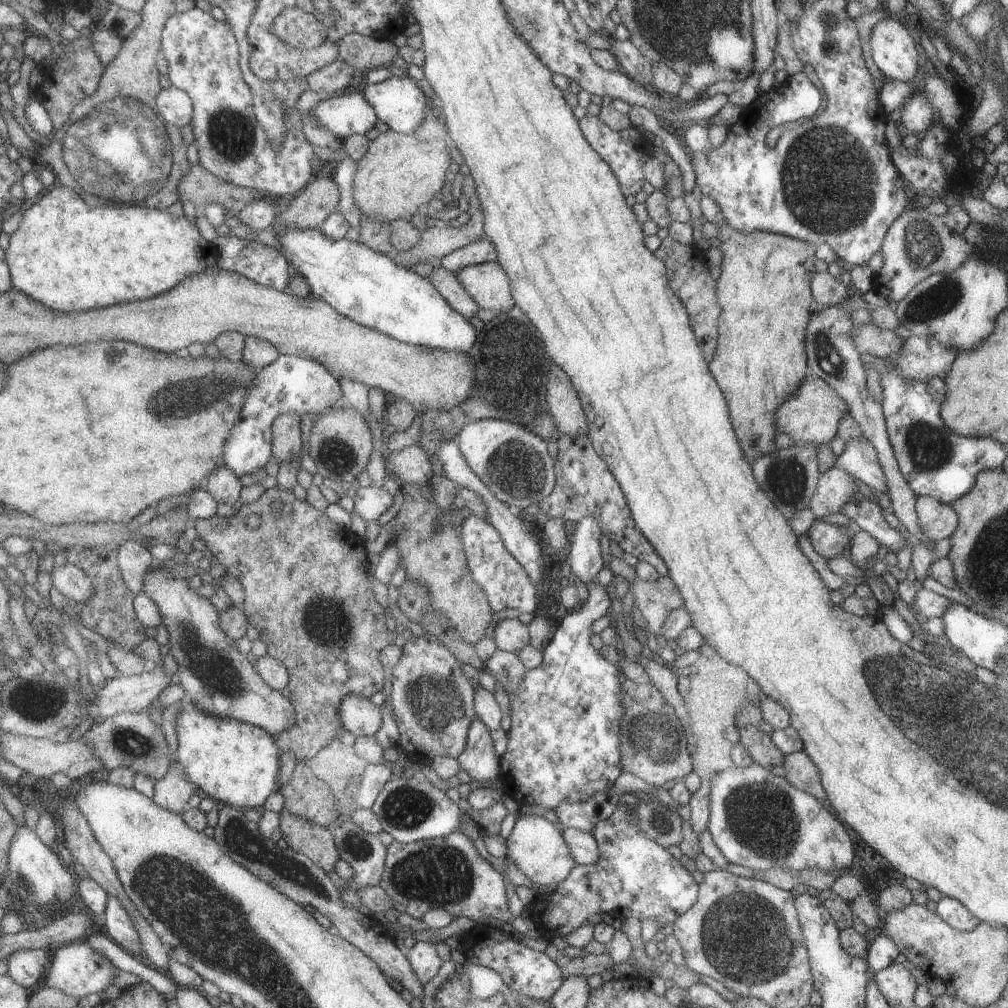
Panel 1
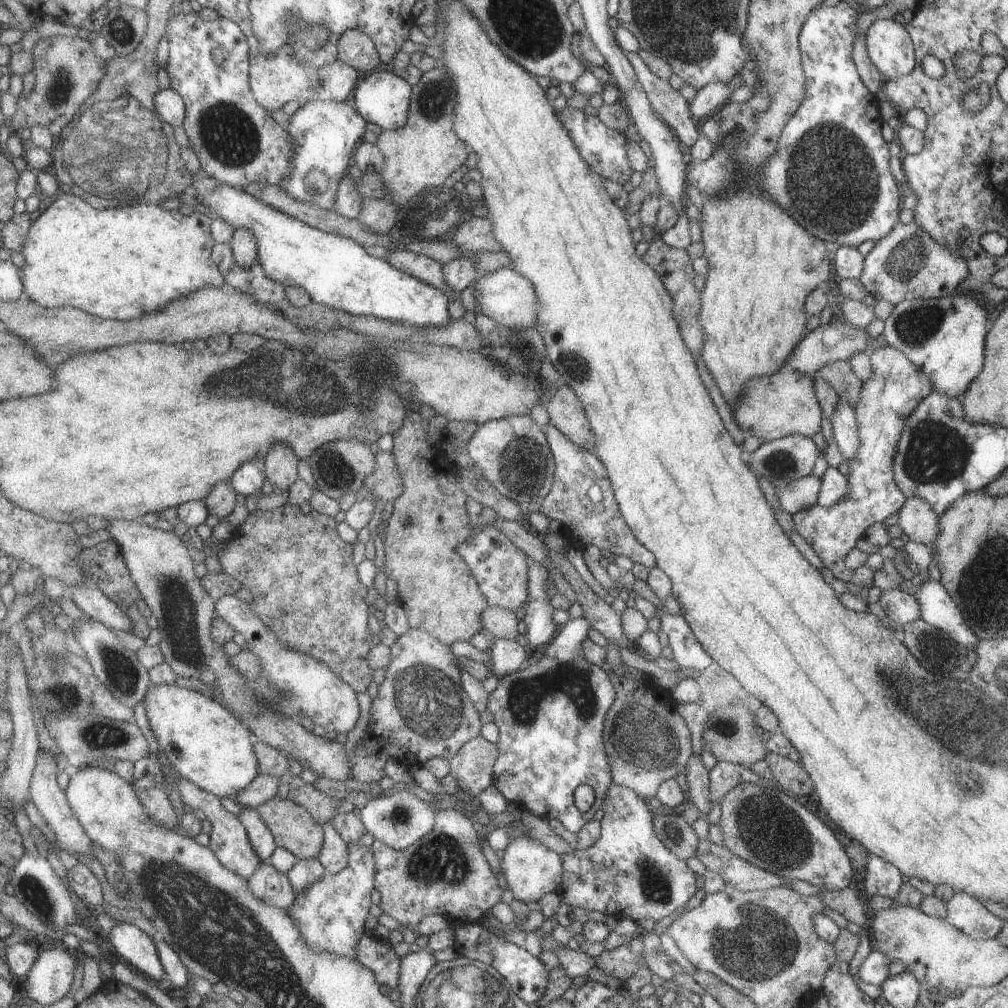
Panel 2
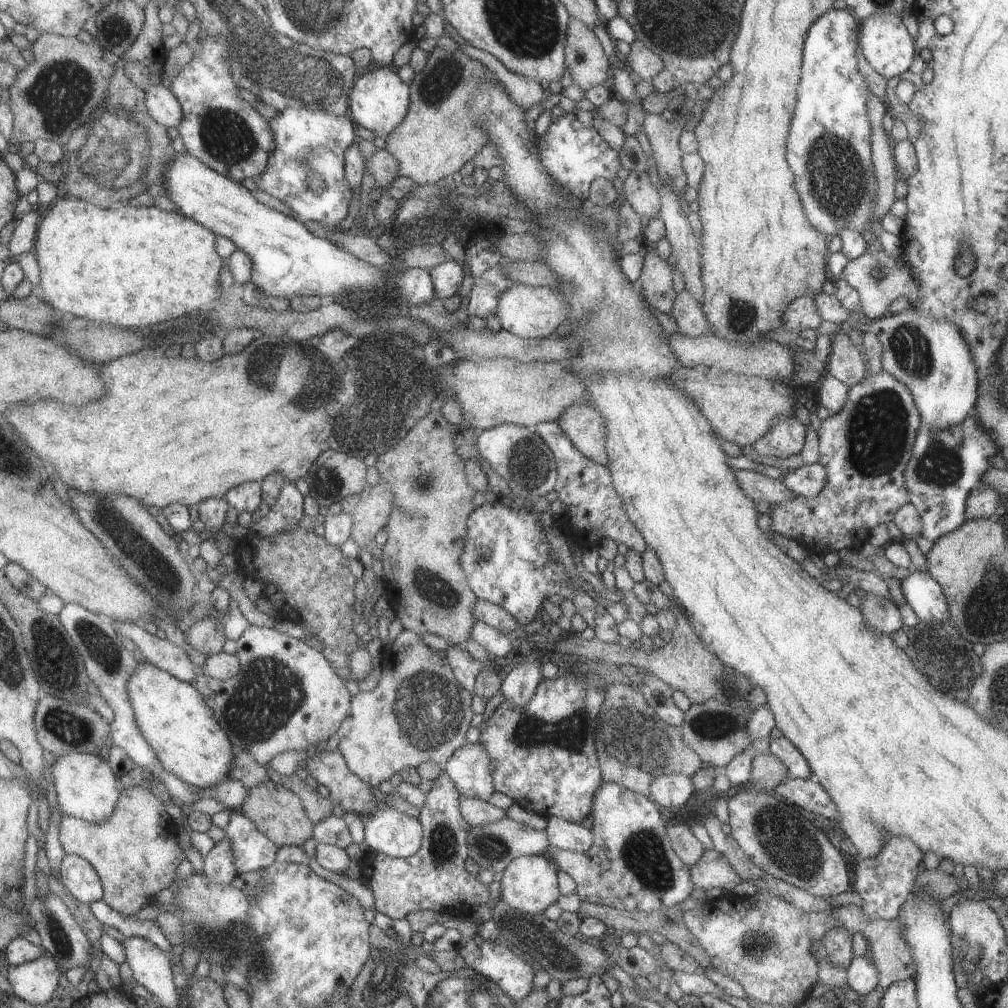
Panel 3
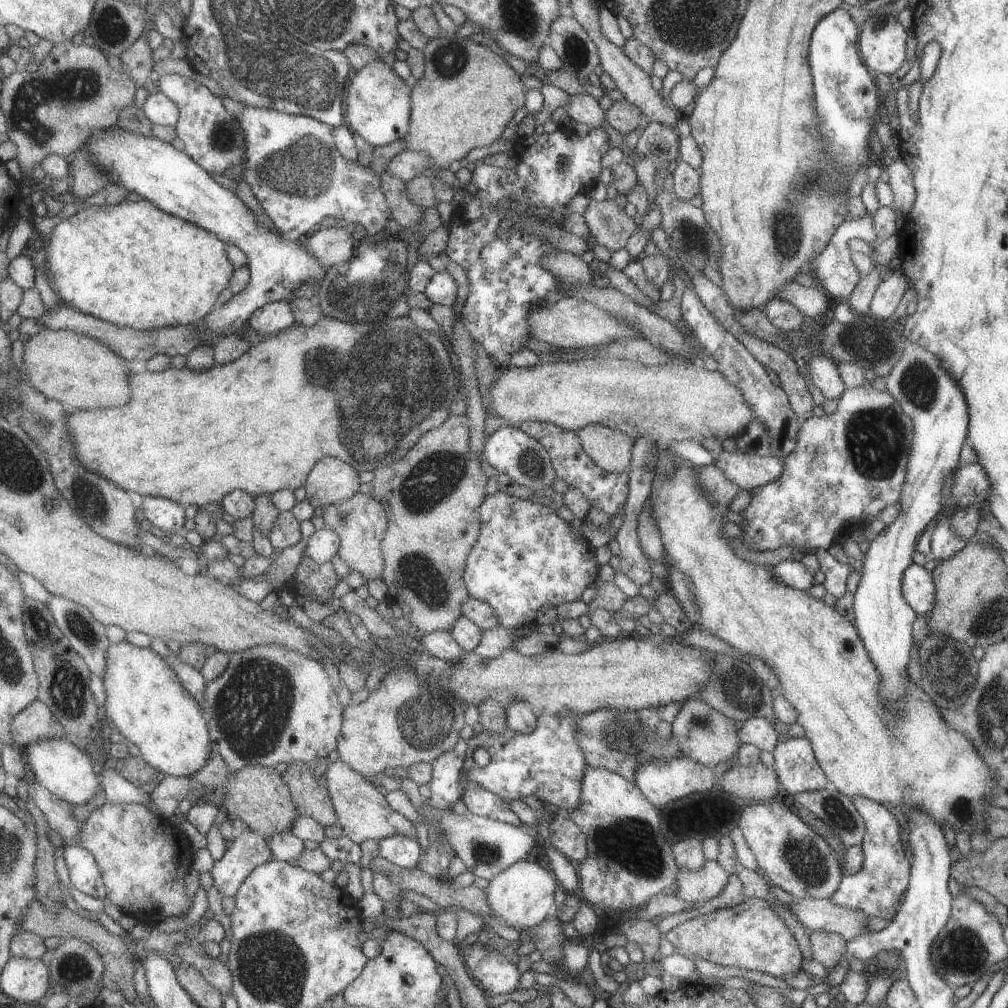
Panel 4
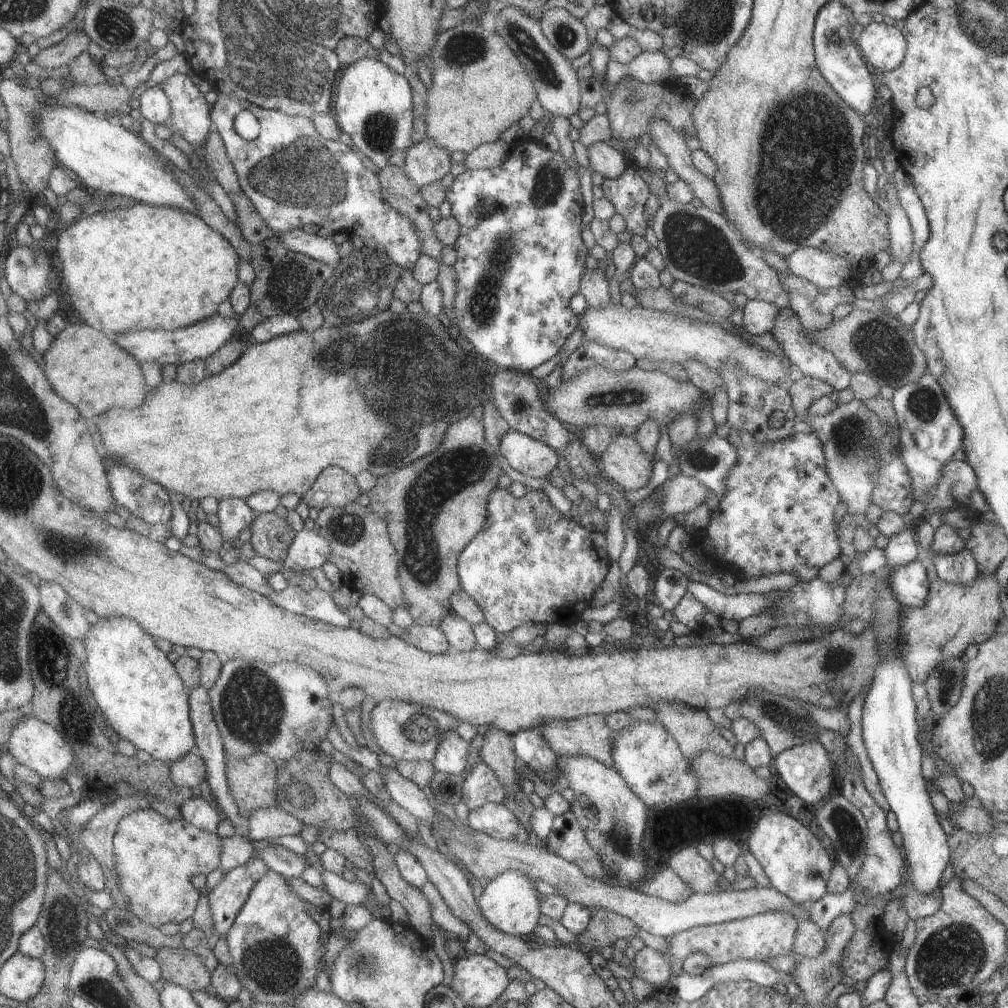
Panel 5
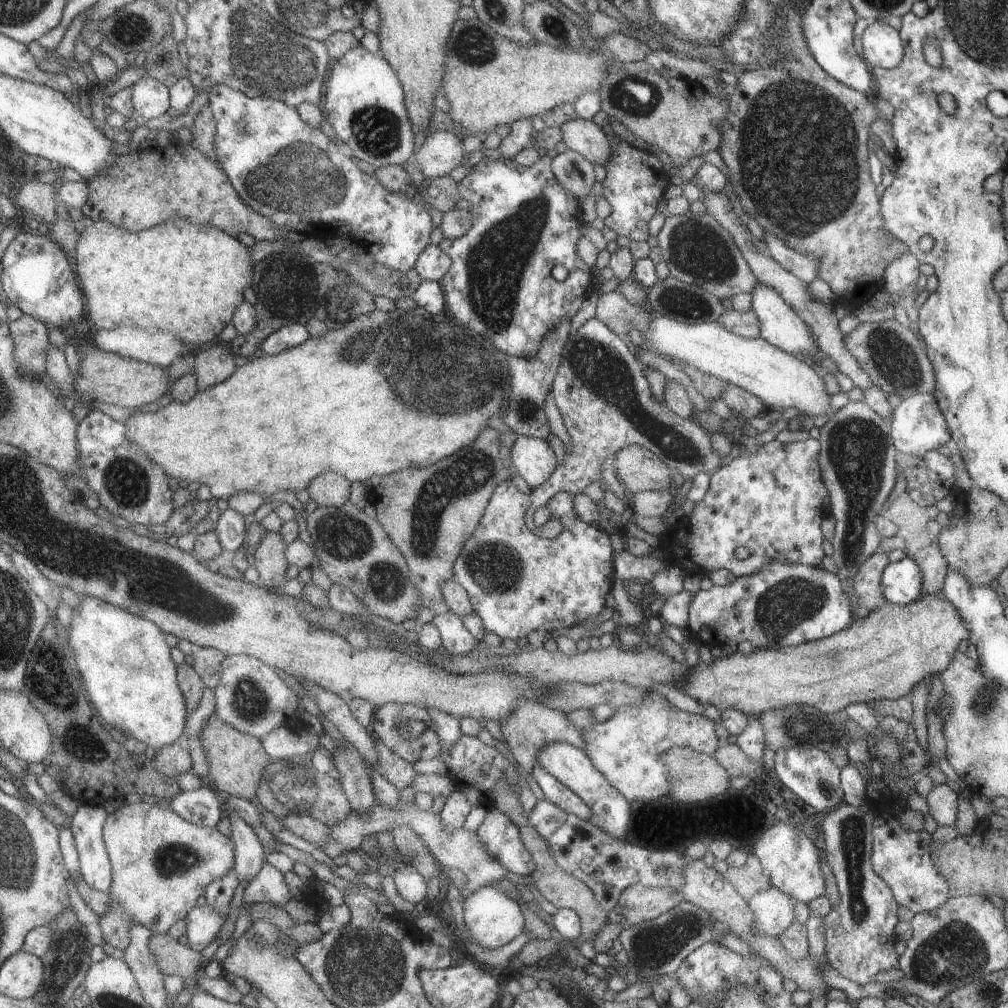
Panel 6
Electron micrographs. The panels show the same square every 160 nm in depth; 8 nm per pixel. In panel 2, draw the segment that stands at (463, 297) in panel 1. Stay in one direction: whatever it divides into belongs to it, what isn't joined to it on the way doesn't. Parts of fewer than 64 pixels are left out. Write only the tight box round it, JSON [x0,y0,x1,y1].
[386,250,459,300]

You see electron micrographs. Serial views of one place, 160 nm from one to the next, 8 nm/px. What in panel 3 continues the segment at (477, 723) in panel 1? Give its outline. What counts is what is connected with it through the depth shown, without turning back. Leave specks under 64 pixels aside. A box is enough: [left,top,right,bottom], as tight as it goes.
[443,743,494,801]

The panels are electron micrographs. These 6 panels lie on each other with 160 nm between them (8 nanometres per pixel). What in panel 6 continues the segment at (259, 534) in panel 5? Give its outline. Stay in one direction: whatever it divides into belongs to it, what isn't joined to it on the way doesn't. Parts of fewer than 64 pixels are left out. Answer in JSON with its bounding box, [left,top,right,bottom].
[254,531,286,589]

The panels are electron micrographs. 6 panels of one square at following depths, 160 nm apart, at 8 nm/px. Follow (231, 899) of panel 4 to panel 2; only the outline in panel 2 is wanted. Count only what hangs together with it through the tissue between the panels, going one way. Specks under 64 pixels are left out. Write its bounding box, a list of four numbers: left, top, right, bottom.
[236,807,276,861]

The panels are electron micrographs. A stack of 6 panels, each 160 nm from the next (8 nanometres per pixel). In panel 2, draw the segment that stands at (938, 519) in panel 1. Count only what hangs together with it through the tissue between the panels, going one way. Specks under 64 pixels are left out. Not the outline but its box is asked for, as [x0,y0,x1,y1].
[896,497,939,546]

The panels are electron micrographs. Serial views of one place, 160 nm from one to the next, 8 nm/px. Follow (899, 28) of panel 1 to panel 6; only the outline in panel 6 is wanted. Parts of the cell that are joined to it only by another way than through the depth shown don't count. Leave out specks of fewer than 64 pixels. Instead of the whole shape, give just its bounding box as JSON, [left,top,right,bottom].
[860,20,902,69]

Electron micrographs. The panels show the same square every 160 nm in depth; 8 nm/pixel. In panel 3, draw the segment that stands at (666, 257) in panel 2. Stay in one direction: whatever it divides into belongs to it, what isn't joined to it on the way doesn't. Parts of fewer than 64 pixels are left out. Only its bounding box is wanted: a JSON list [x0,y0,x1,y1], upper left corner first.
[637,246,676,315]

